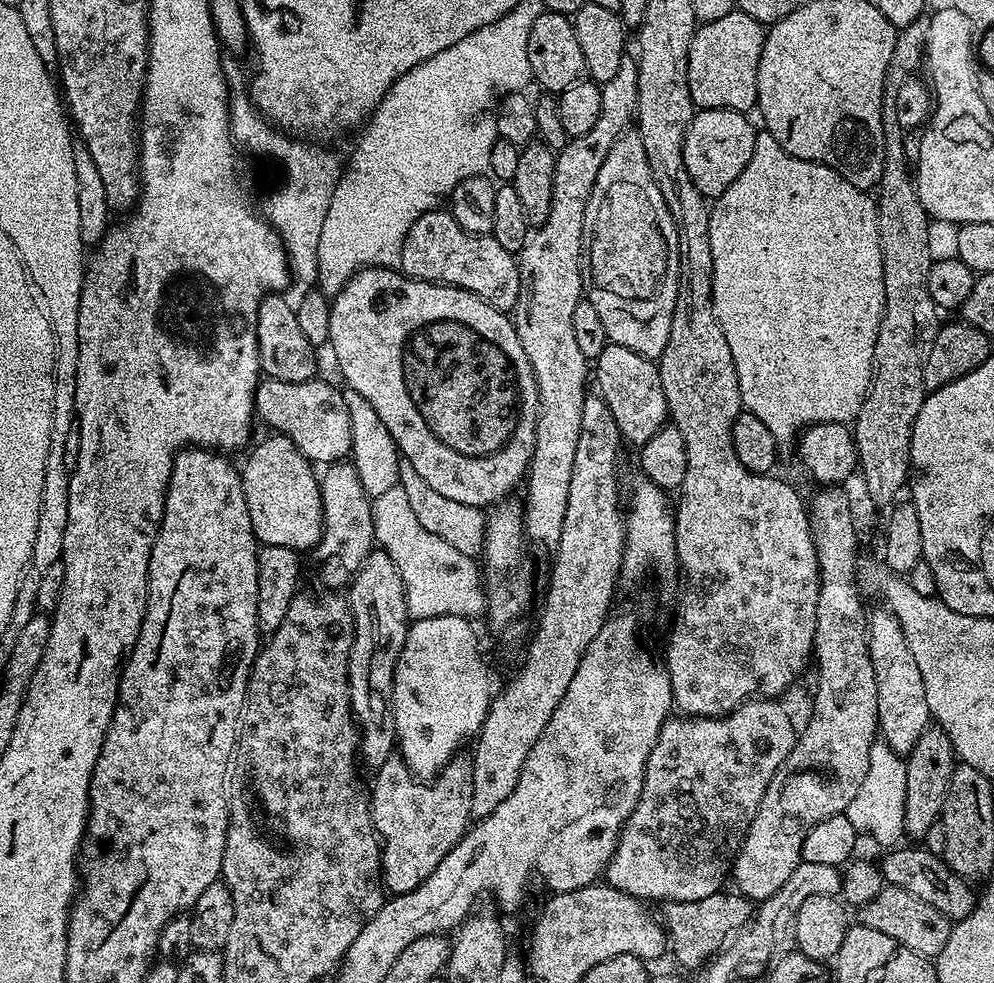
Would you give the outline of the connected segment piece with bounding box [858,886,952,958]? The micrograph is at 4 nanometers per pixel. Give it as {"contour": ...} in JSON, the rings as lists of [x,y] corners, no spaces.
{"contour":[[[885,886],[870,902],[859,905],[858,912],[859,923],[894,938],[894,942],[914,950],[919,956],[935,958],[942,950],[942,946],[946,946],[952,933],[952,924],[948,917],[934,910],[930,902],[922,902],[918,894],[910,894],[910,890]]]}

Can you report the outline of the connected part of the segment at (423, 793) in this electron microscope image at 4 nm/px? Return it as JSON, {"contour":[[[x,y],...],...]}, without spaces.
{"contour":[[[457,755],[448,761],[448,765],[438,773],[435,779],[431,782],[425,782],[423,779],[413,776],[412,771],[409,770],[403,759],[390,758],[382,767],[375,769],[374,776],[376,776],[376,781],[370,784],[370,803],[372,805],[372,821],[376,826],[376,833],[382,841],[382,884],[392,894],[410,892],[418,886],[422,886],[422,882],[426,882],[426,878],[430,878],[430,874],[434,874],[438,862],[442,862],[442,858],[446,858],[446,854],[463,838],[464,833],[470,827],[470,817],[472,816],[472,762],[467,755]]]}

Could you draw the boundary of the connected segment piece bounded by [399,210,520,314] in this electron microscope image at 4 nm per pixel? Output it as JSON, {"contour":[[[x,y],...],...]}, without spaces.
{"contour":[[[433,210],[423,212],[410,226],[410,232],[406,234],[404,249],[400,255],[399,267],[405,276],[413,276],[416,280],[428,280],[432,284],[449,284],[455,288],[465,288],[474,295],[487,300],[490,306],[494,306],[499,312],[508,314],[513,311],[518,302],[518,290],[520,289],[520,265],[517,257],[507,252],[492,235],[479,236],[473,232],[462,230],[458,222],[448,210]]]}

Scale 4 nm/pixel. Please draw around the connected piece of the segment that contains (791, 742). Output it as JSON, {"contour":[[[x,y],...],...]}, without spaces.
{"contour":[[[752,698],[741,704],[735,712],[723,718],[693,718],[676,714],[664,721],[662,730],[654,742],[654,750],[650,750],[650,758],[646,762],[646,774],[644,775],[640,801],[638,806],[634,806],[630,818],[625,822],[624,828],[620,832],[620,841],[616,843],[612,861],[607,866],[606,883],[609,886],[622,890],[631,896],[636,896],[645,902],[660,900],[659,902],[675,902],[677,904],[710,898],[715,892],[721,891],[725,887],[723,885],[724,879],[729,879],[733,860],[748,832],[748,827],[751,826],[752,819],[755,818],[755,812],[759,808],[759,802],[766,791],[766,786],[769,785],[770,778],[774,777],[774,772],[778,770],[796,744],[798,728],[792,725],[791,714],[780,703],[781,701],[776,698]]]}

